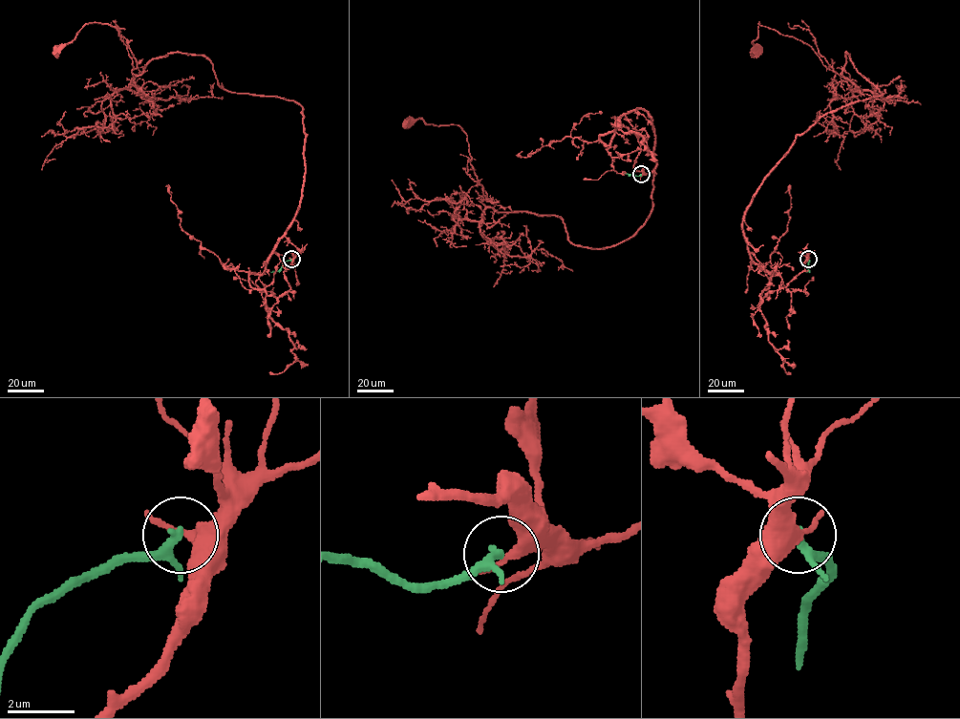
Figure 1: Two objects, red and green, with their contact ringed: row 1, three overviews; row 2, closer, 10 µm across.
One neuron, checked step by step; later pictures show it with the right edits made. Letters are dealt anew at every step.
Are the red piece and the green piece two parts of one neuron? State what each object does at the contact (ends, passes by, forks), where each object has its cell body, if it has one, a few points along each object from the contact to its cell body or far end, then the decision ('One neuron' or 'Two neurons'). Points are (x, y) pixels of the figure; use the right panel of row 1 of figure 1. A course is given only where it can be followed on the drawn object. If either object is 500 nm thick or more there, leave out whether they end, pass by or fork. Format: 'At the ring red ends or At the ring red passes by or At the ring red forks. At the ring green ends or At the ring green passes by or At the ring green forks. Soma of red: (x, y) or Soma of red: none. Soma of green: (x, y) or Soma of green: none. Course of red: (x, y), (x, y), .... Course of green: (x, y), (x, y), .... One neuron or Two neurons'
At the ring red passes by. At the ring green passes by. Soma of red: (757, 50). Soma of green: none. Course of red: (808, 259), (762, 298), (752, 196), (797, 136), (883, 94), (846, 52), (840, 74), (758, 22), (757, 50). Course of green: (808, 259), (807, 272). Two neurons

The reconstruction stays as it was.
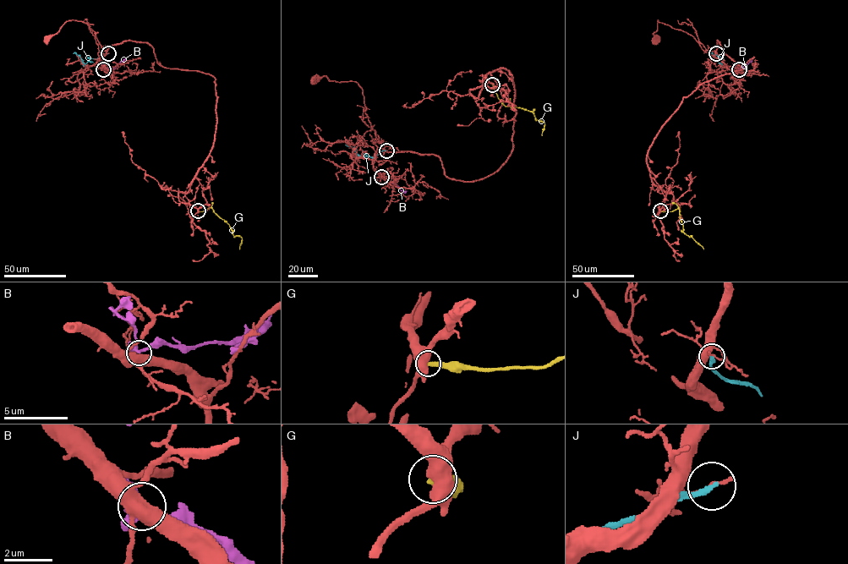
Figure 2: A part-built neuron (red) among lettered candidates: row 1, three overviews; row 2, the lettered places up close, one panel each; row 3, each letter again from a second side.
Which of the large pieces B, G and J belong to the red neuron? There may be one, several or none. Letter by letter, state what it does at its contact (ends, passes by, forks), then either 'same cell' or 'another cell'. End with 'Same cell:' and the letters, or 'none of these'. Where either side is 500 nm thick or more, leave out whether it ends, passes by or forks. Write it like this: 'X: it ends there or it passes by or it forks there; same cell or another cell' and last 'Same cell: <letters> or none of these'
B: it forks there; another cell
G: another cell
J: it ends there; another cell
Same cell: none of these

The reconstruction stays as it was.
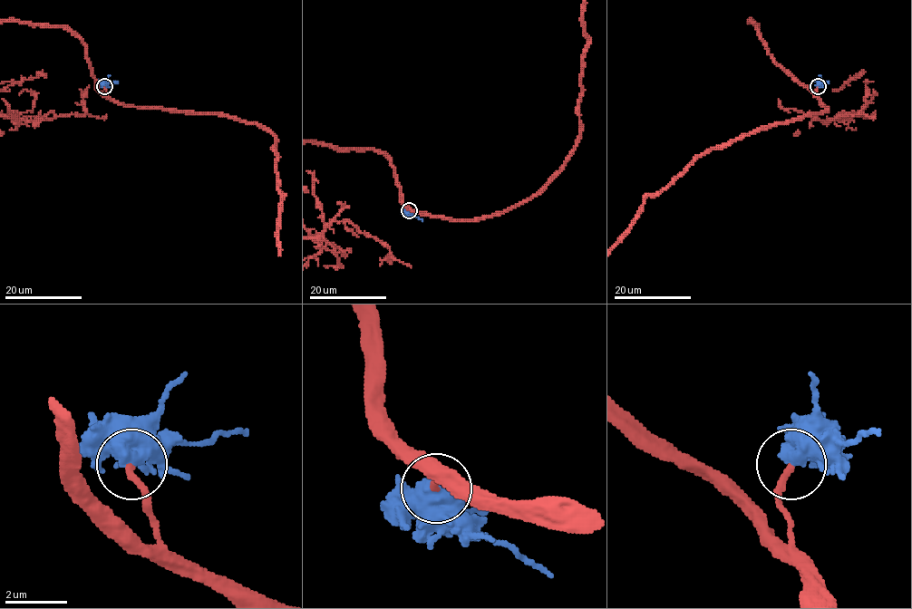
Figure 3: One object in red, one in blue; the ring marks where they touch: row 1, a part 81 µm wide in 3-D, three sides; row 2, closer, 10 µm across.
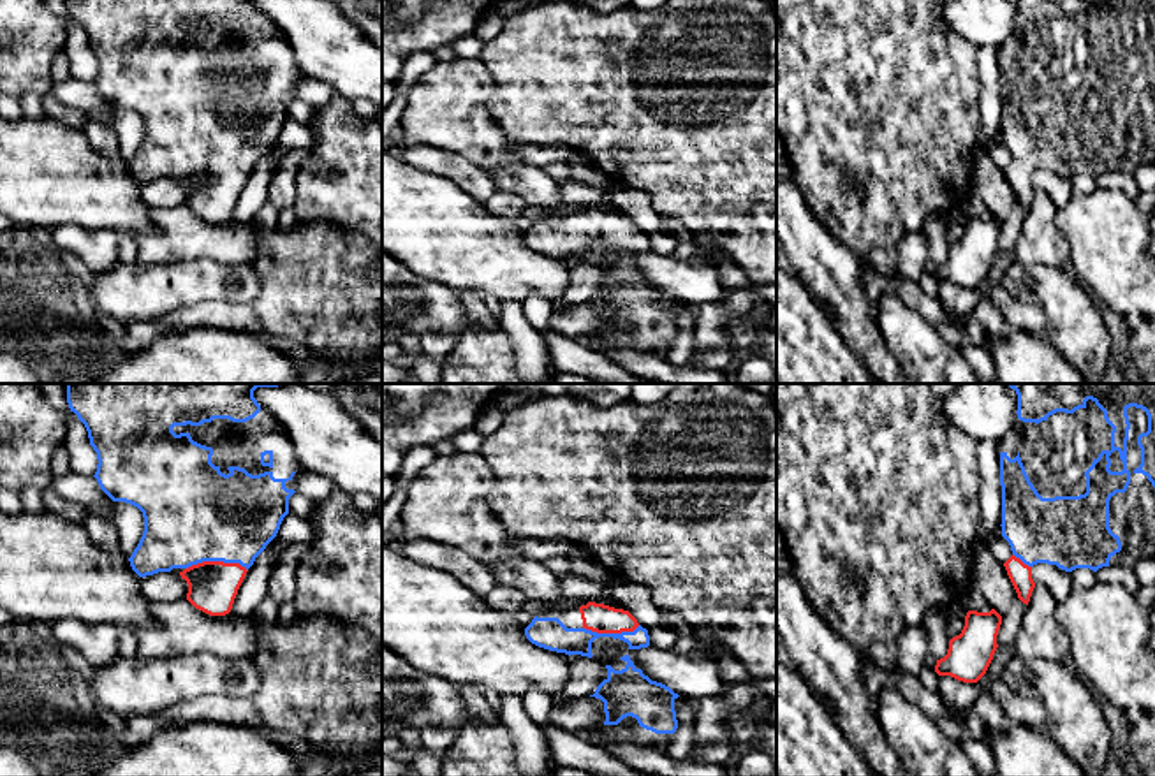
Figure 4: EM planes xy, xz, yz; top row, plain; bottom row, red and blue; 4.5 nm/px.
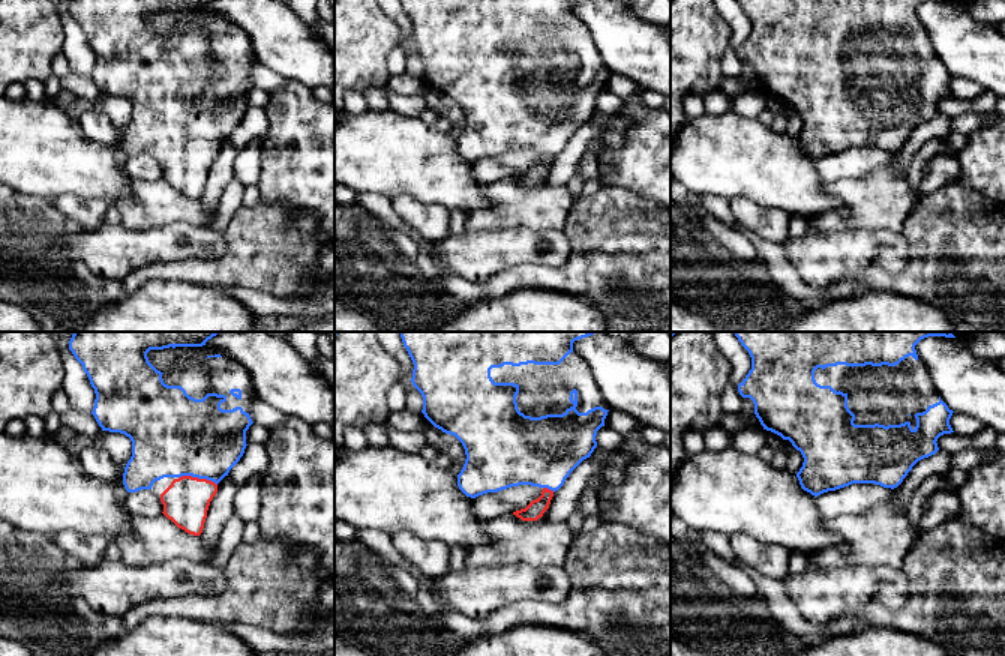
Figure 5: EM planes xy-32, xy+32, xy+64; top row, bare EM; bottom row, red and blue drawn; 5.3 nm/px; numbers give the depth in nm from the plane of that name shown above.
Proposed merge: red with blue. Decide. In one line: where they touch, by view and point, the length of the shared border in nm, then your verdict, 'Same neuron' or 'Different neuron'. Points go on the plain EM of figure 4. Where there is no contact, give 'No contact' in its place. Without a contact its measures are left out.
Touches red at xy (217, 168). Shared border 280 nm. Same neuron

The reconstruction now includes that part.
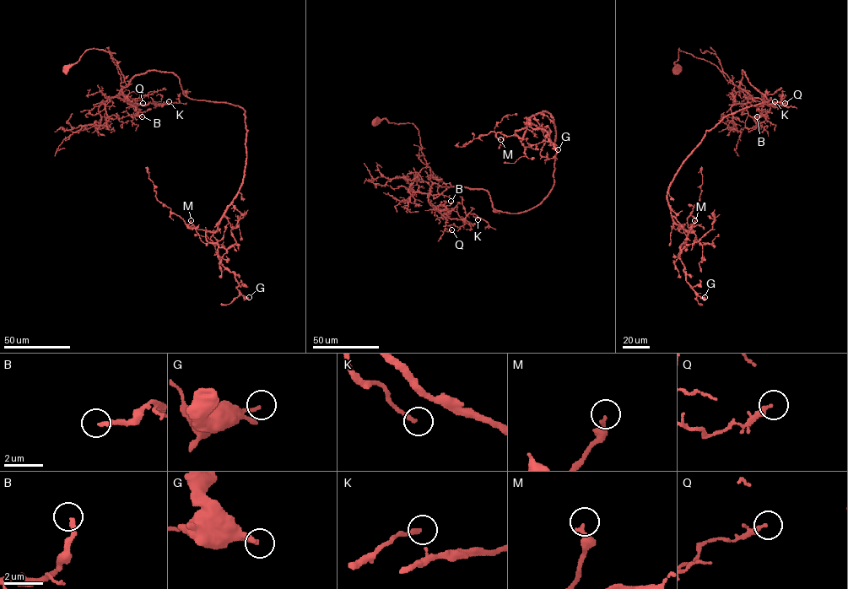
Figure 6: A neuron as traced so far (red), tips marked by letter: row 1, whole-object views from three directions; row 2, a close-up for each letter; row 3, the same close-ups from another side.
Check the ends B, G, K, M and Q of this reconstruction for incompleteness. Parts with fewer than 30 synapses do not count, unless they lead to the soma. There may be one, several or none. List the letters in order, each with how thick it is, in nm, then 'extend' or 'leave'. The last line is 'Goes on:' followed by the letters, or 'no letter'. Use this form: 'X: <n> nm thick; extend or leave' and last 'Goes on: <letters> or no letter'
B: 220 nm thick; extend
G: 170 nm thick; leave
K: 200 nm thick; leave
M: 280 nm thick; leave
Q: 240 nm thick; leave
Goes on: B

